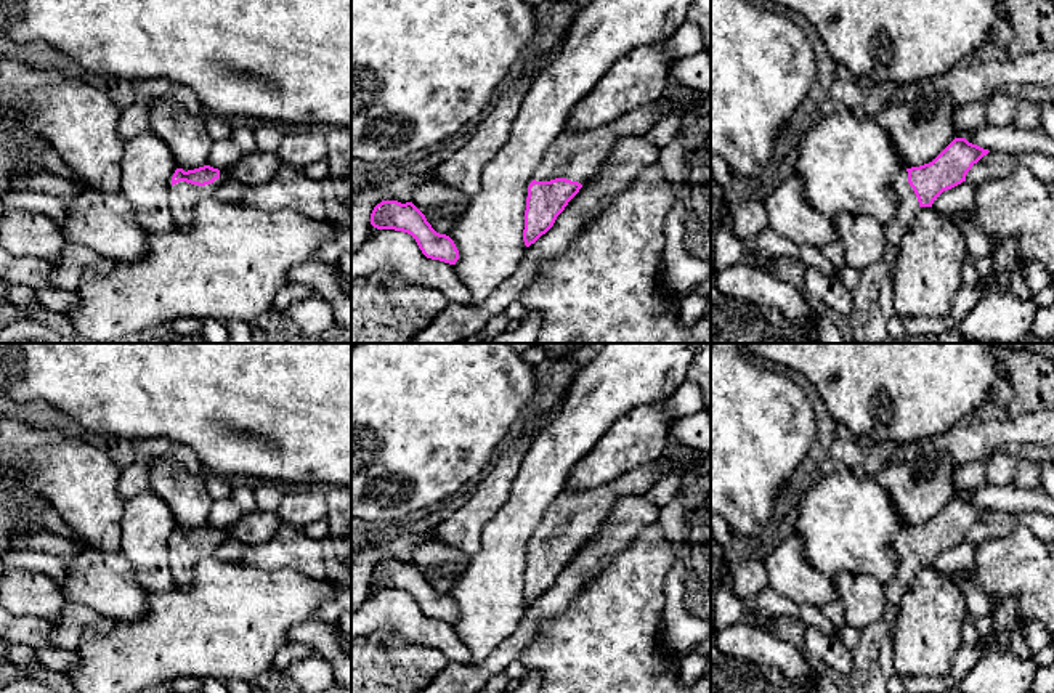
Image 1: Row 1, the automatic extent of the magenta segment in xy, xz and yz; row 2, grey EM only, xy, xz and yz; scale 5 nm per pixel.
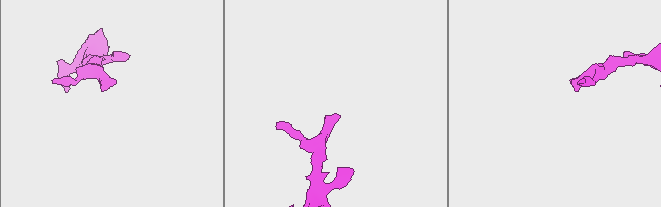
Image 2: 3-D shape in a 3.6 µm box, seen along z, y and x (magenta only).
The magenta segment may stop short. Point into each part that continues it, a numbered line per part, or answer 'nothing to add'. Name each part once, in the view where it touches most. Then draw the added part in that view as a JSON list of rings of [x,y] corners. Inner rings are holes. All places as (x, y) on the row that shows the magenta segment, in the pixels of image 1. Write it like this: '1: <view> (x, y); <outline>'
1: xy (183, 196); [[[220,170],[220,178],[210,184],[197,186],[180,181],[170,188],[170,210],[175,225],[180,229],[188,229],[196,204],[204,197],[215,197],[217,191],[229,180],[226,172]]]

